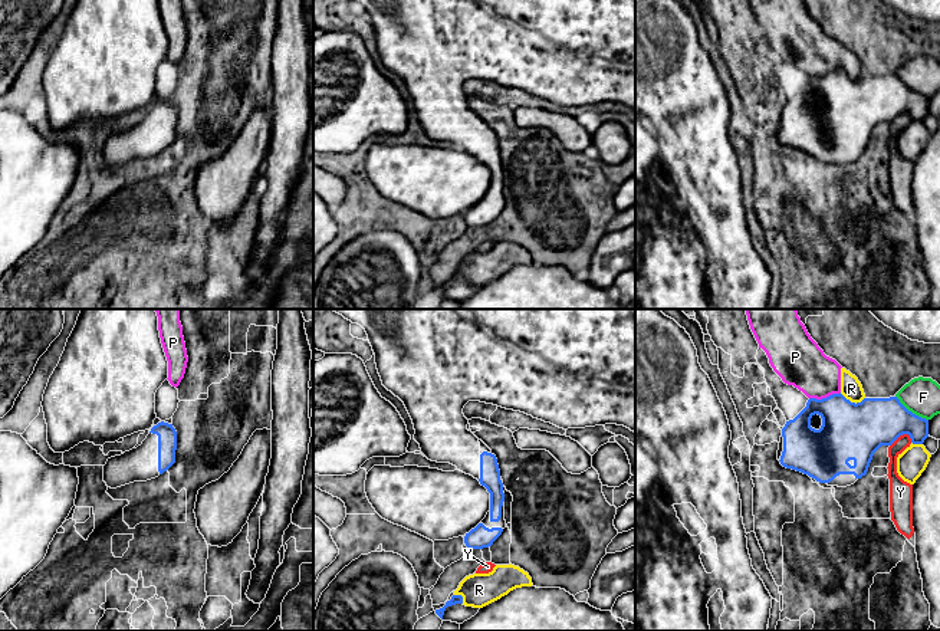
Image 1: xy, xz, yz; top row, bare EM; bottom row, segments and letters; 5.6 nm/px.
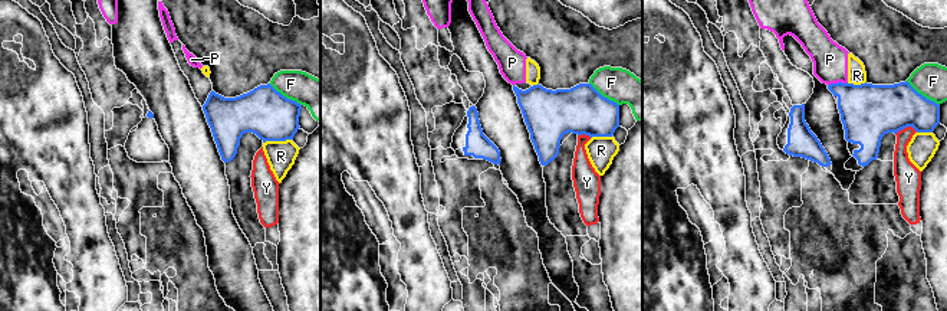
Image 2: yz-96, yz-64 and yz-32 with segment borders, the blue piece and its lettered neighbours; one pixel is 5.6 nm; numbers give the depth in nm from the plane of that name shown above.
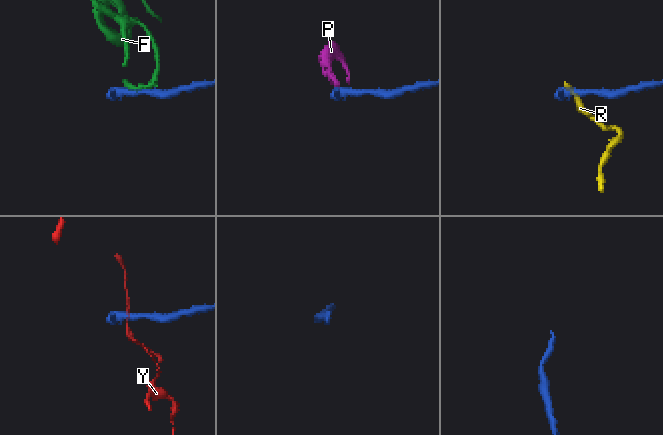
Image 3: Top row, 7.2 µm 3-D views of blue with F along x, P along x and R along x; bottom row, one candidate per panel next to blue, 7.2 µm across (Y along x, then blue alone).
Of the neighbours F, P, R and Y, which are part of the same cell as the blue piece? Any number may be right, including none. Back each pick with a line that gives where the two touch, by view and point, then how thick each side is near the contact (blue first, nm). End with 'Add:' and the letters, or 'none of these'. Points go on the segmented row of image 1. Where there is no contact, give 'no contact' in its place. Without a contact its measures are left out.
Add: none of these

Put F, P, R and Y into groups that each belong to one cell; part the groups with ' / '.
F P R / Y

